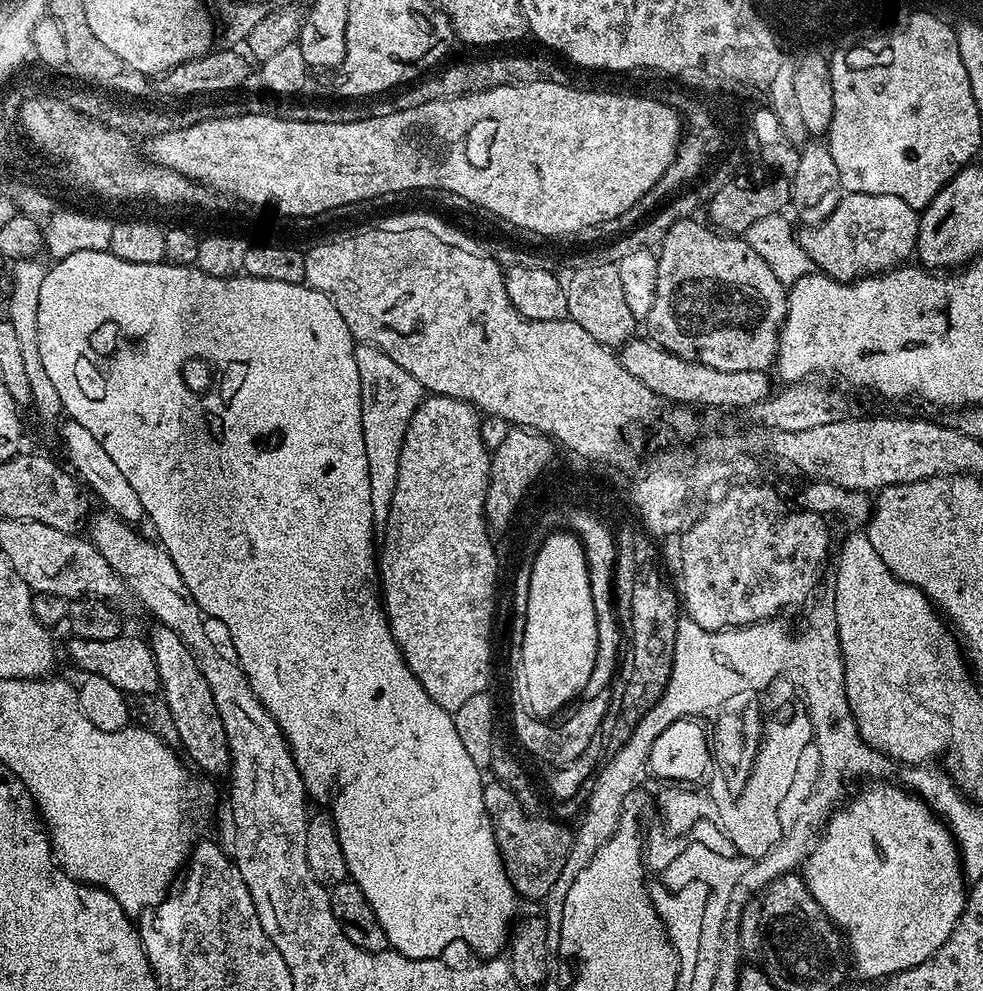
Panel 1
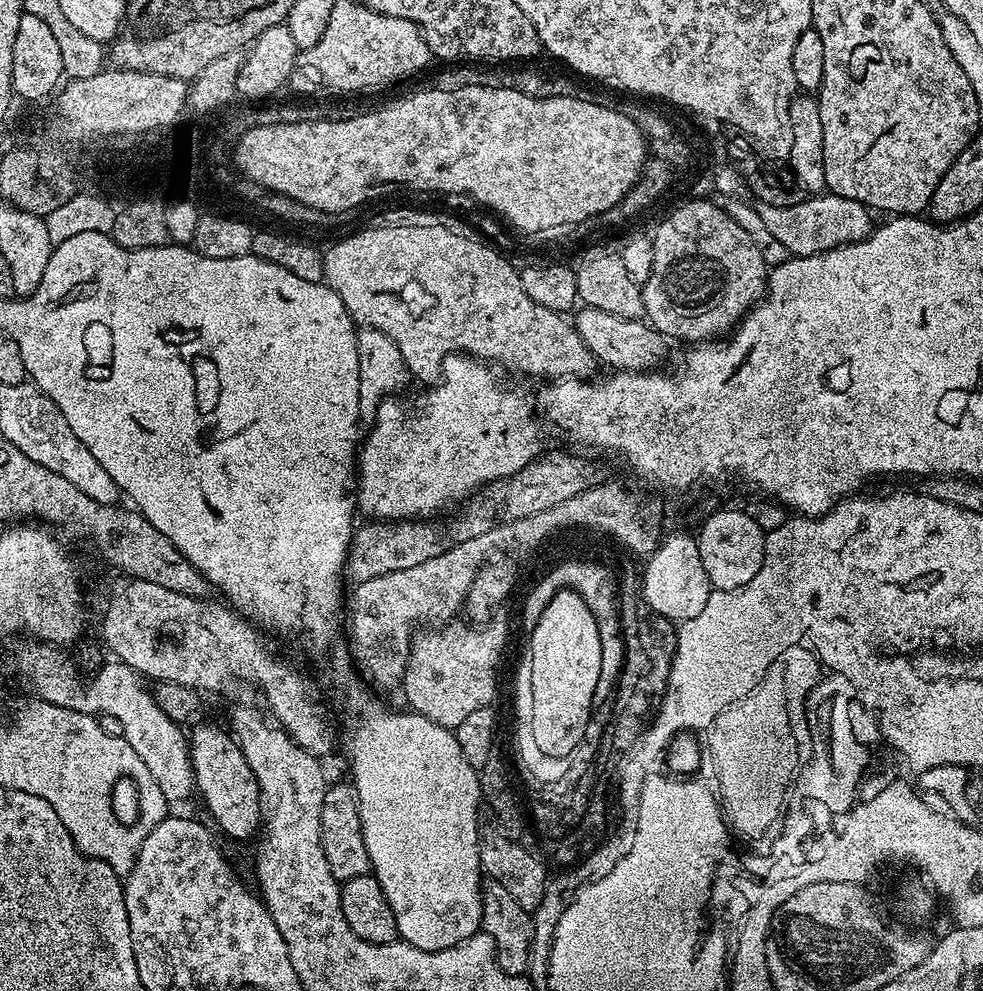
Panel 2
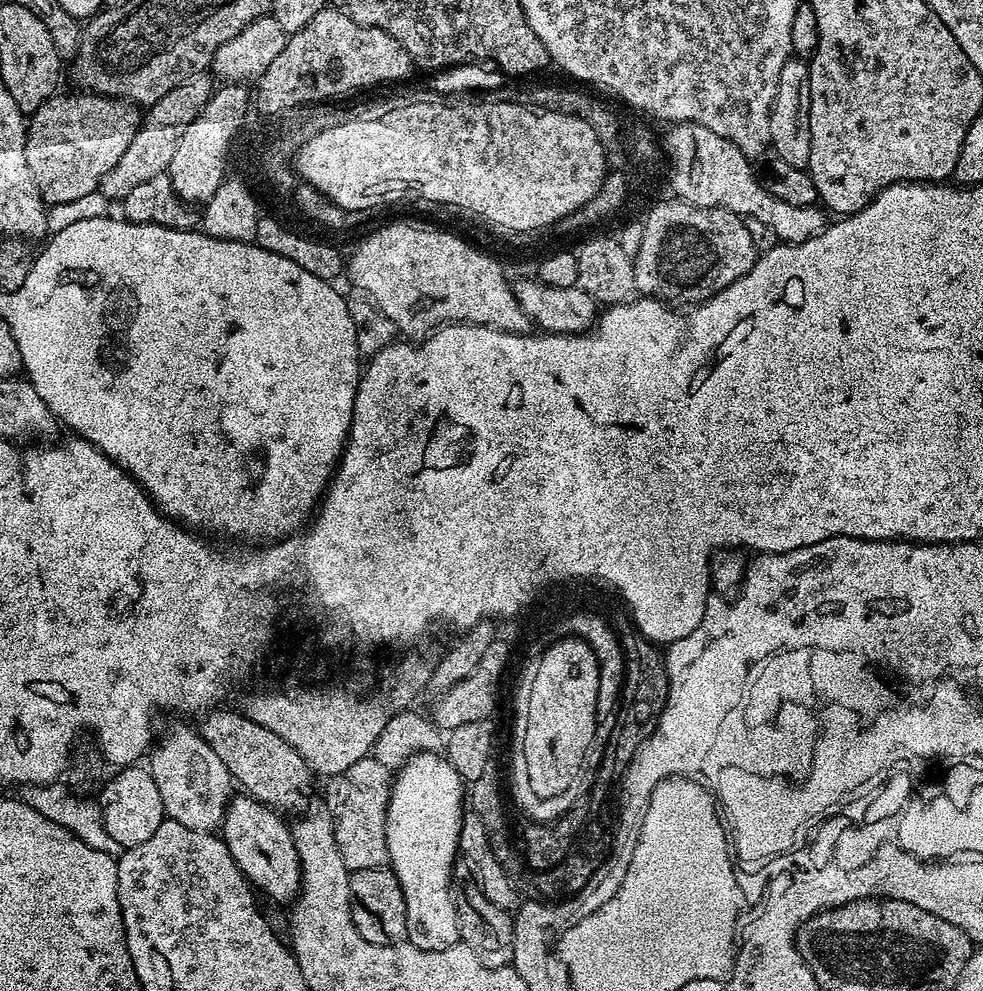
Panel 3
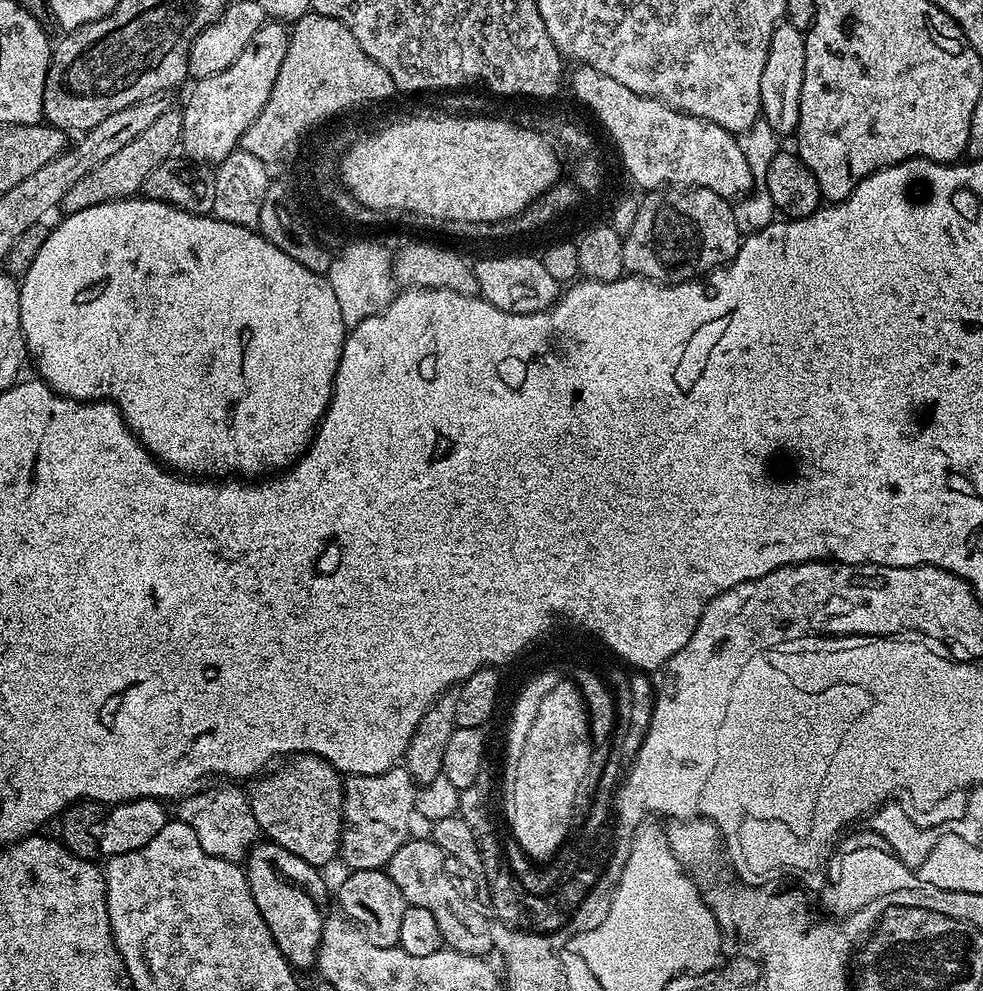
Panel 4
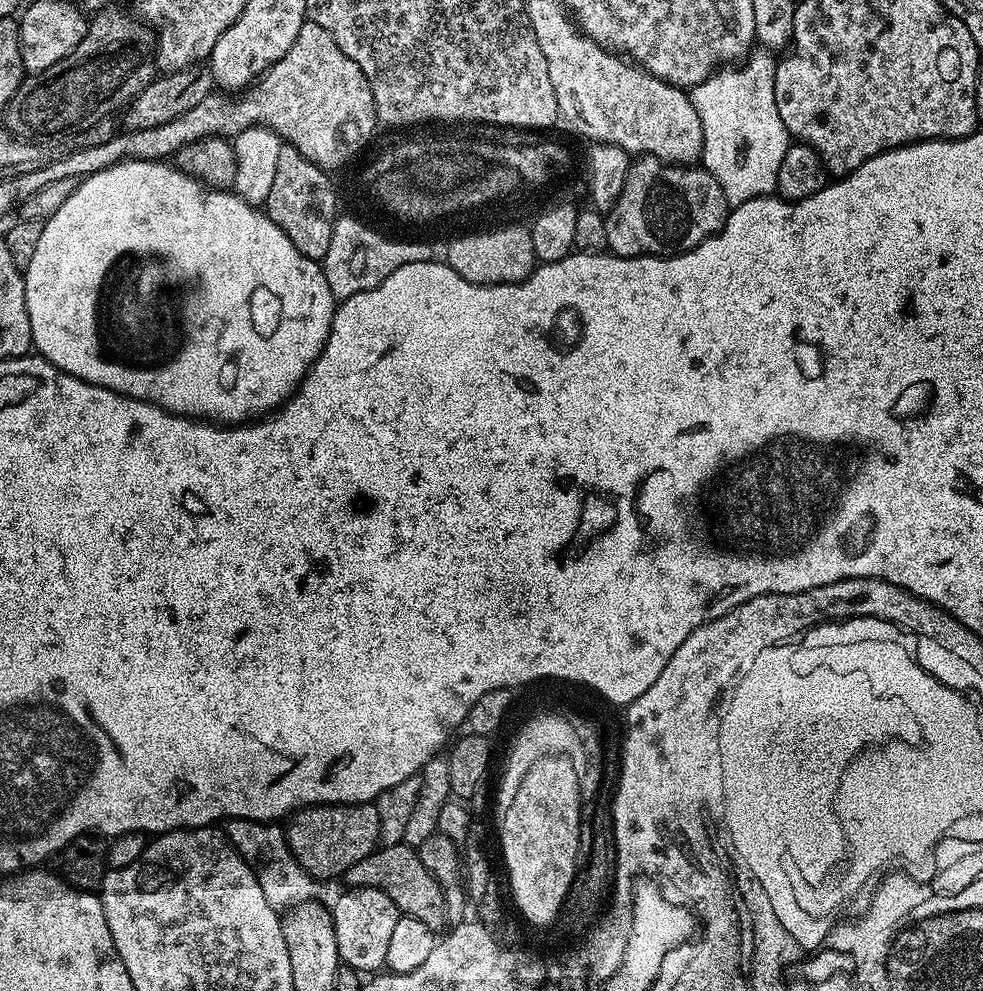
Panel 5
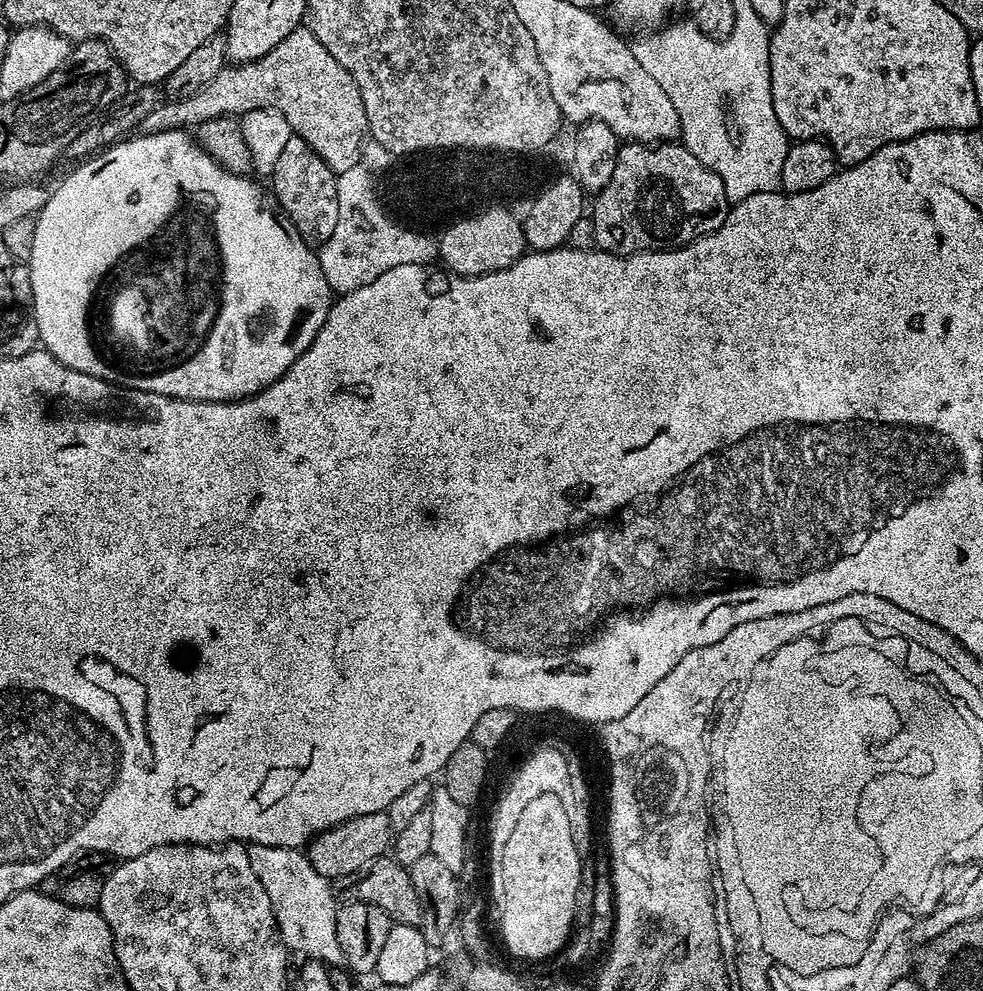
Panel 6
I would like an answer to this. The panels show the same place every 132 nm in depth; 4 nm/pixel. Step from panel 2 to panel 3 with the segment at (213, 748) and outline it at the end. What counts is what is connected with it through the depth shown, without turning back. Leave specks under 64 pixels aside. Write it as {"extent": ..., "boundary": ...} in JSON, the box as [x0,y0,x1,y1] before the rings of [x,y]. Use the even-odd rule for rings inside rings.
{"extent":[222,794,300,905],"boundary":[[[236,794],[228,801],[222,839],[230,850],[230,858],[234,858],[238,870],[249,885],[257,893],[265,892],[270,899],[287,905],[295,901],[300,892],[300,859],[298,850],[294,850],[292,829],[287,823],[284,825],[284,820],[285,817],[276,809],[267,808],[254,797]]]}

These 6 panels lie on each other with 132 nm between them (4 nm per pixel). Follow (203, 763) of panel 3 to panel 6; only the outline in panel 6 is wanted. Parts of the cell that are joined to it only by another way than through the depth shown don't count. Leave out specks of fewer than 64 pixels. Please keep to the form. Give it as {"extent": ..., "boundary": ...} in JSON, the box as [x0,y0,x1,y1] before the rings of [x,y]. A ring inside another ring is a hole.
{"extent":[247,845,344,966],"boundary":[[[247,845],[250,866],[270,898],[274,910],[276,925],[284,940],[284,947],[289,953],[308,956],[309,961],[325,966],[344,964],[342,946],[338,946],[336,937],[336,910],[338,896],[334,891],[333,881],[328,880],[309,862],[307,855],[299,848],[282,846]]]}

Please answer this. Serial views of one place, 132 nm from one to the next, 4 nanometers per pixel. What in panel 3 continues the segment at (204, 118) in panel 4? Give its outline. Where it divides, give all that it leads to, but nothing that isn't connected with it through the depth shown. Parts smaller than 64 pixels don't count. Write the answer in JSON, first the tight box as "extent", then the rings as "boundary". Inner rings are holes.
{"extent":[168,82,250,206],"boundary":[[[228,82],[217,87],[211,97],[189,126],[185,128],[174,158],[168,166],[168,177],[181,200],[189,206],[203,206],[218,190],[218,186],[226,178],[226,170],[230,168],[230,153],[233,151],[235,136],[244,124],[244,115],[250,112],[250,92],[243,83]]]}

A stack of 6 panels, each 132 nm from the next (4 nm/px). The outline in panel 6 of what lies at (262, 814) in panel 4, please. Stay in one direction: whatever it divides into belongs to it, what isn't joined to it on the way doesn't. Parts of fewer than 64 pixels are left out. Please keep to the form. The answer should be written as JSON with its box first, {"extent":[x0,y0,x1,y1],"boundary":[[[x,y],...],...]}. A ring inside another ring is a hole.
{"extent":[306,812,393,882],"boundary":[[[387,812],[364,814],[312,837],[306,845],[306,855],[318,874],[335,882],[343,876],[355,876],[365,871],[368,865],[381,859],[391,849],[393,839]]]}

